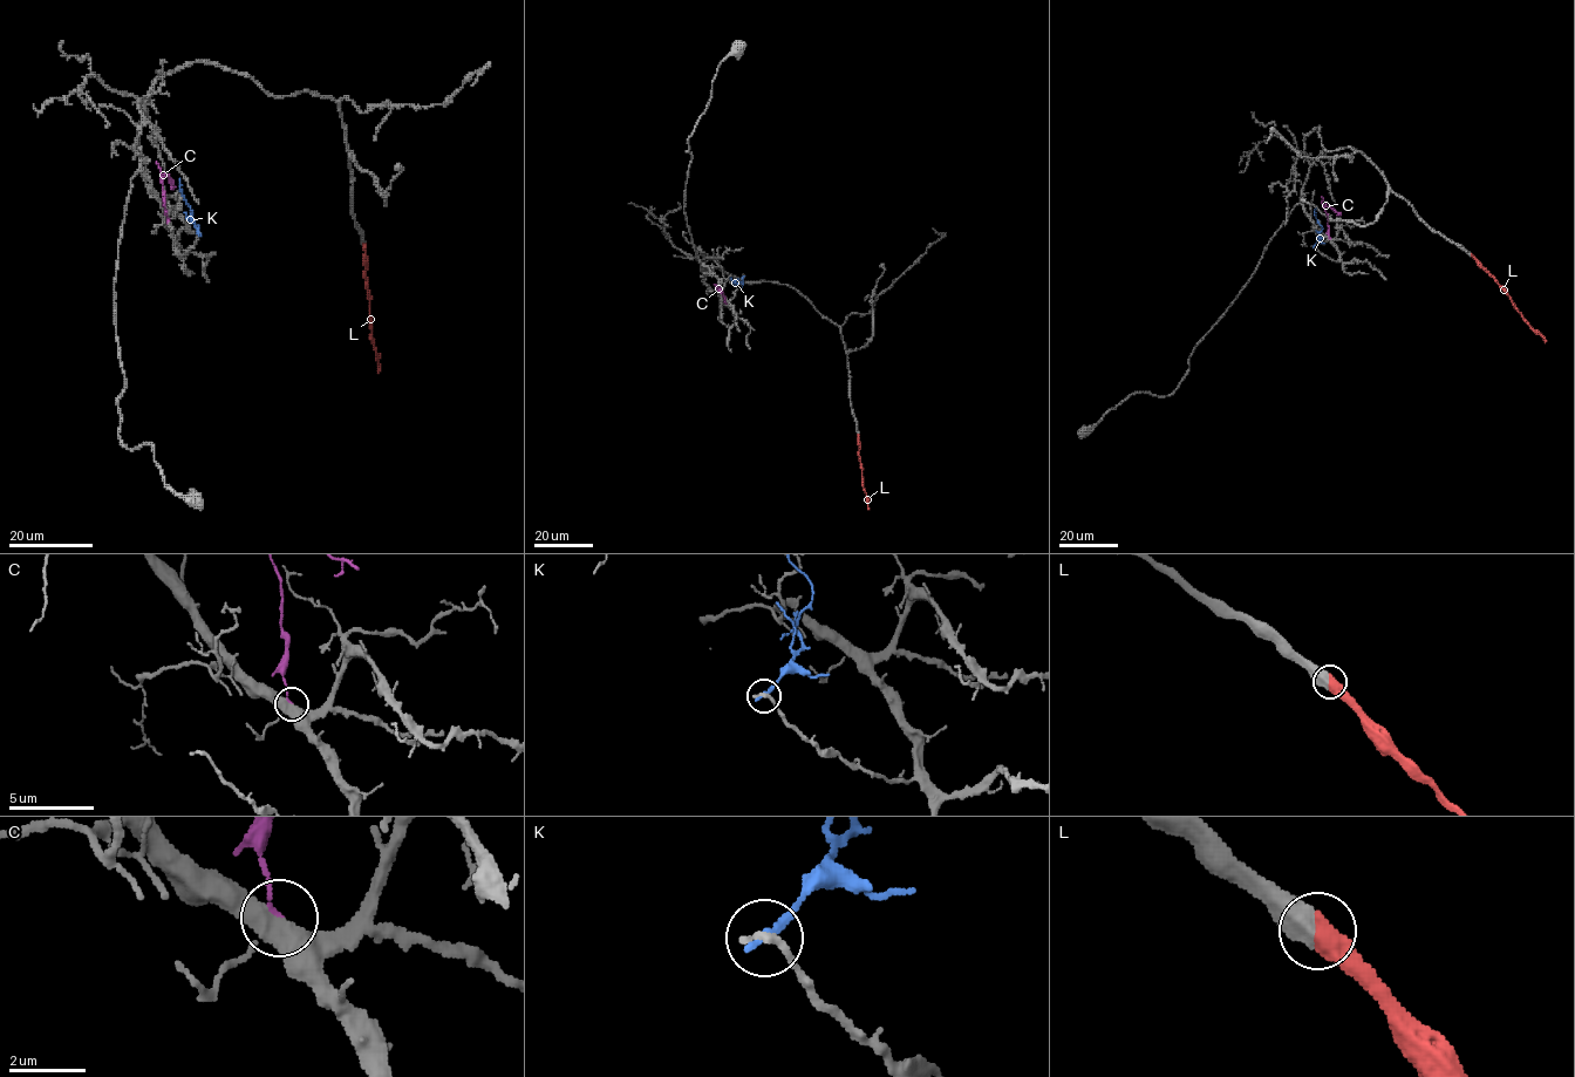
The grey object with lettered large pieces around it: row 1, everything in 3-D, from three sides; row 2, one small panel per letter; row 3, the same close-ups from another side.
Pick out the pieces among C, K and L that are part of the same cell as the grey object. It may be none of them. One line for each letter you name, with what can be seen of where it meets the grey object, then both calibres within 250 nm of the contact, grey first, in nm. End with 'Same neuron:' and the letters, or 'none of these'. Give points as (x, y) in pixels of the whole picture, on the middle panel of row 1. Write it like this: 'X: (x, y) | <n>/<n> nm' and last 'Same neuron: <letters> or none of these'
L: (858, 434) | 600/550 nm
Same neuron: L

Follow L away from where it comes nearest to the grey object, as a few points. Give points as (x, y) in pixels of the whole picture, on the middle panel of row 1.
L: (858, 434), (868, 510)

